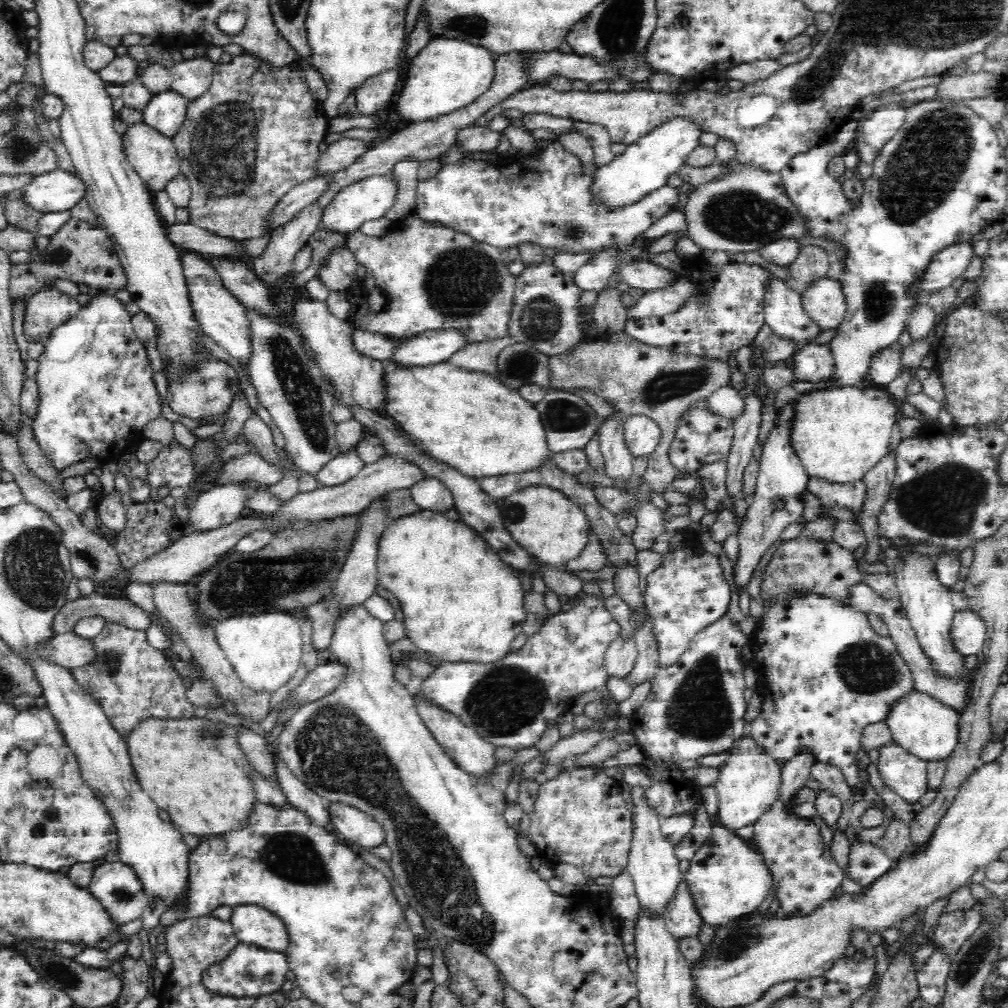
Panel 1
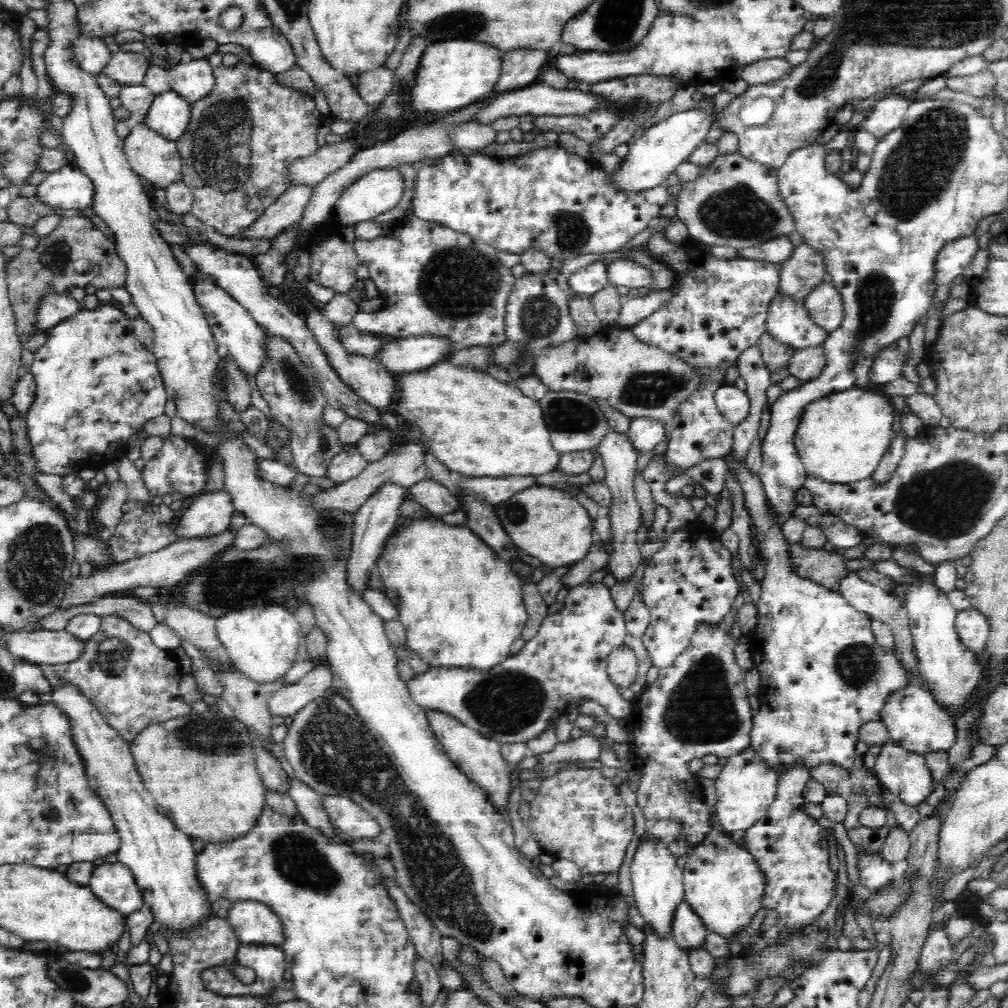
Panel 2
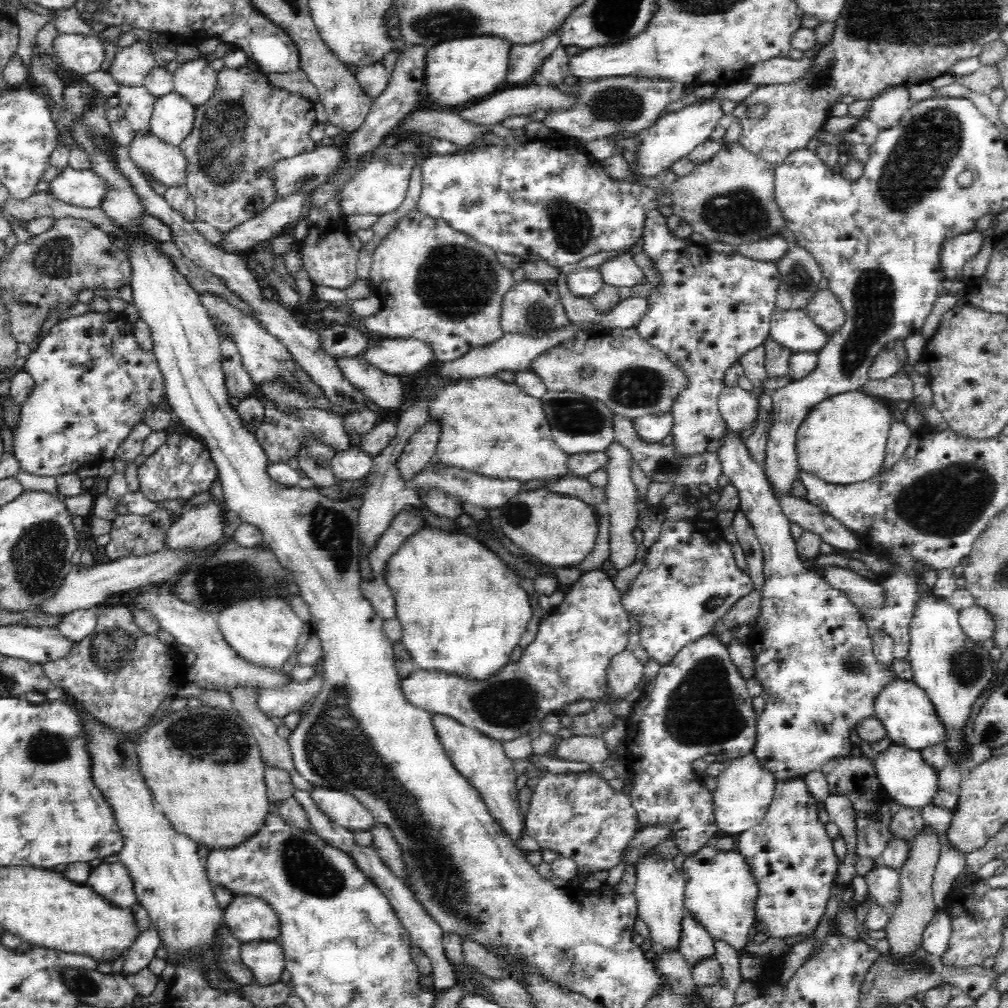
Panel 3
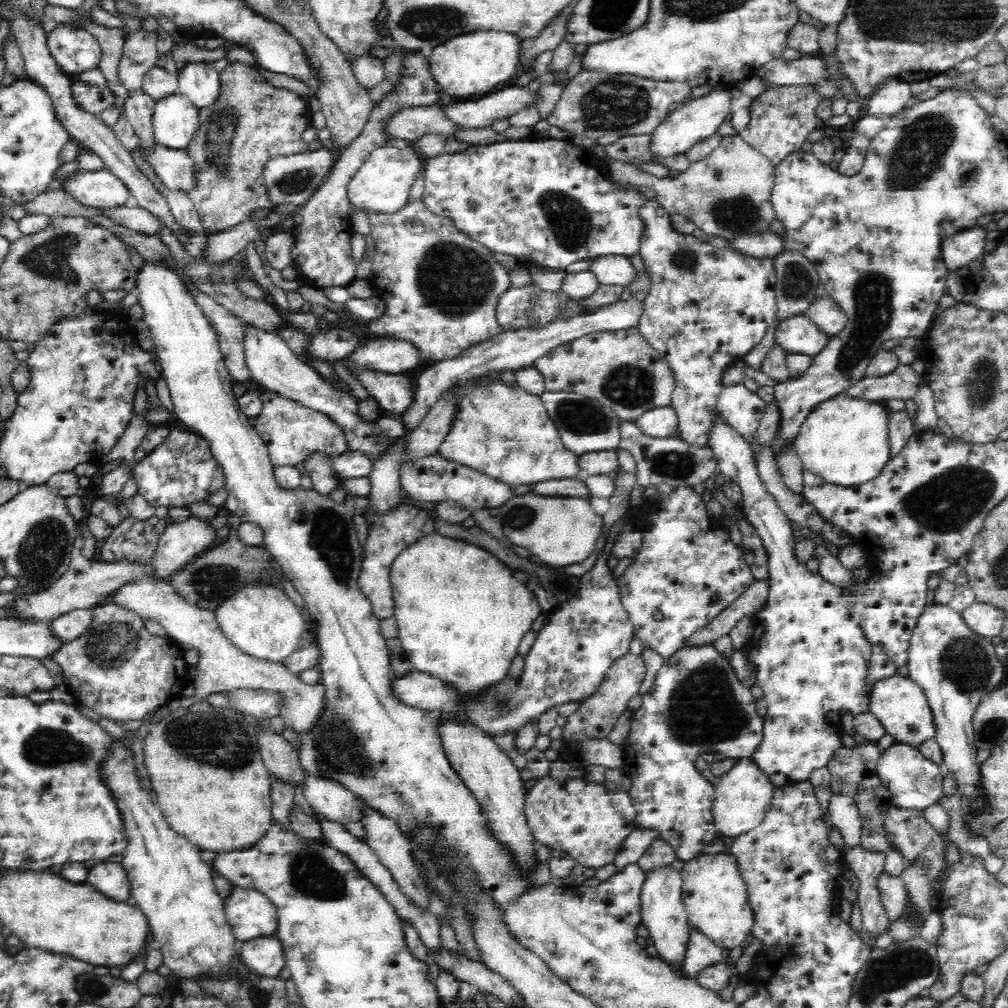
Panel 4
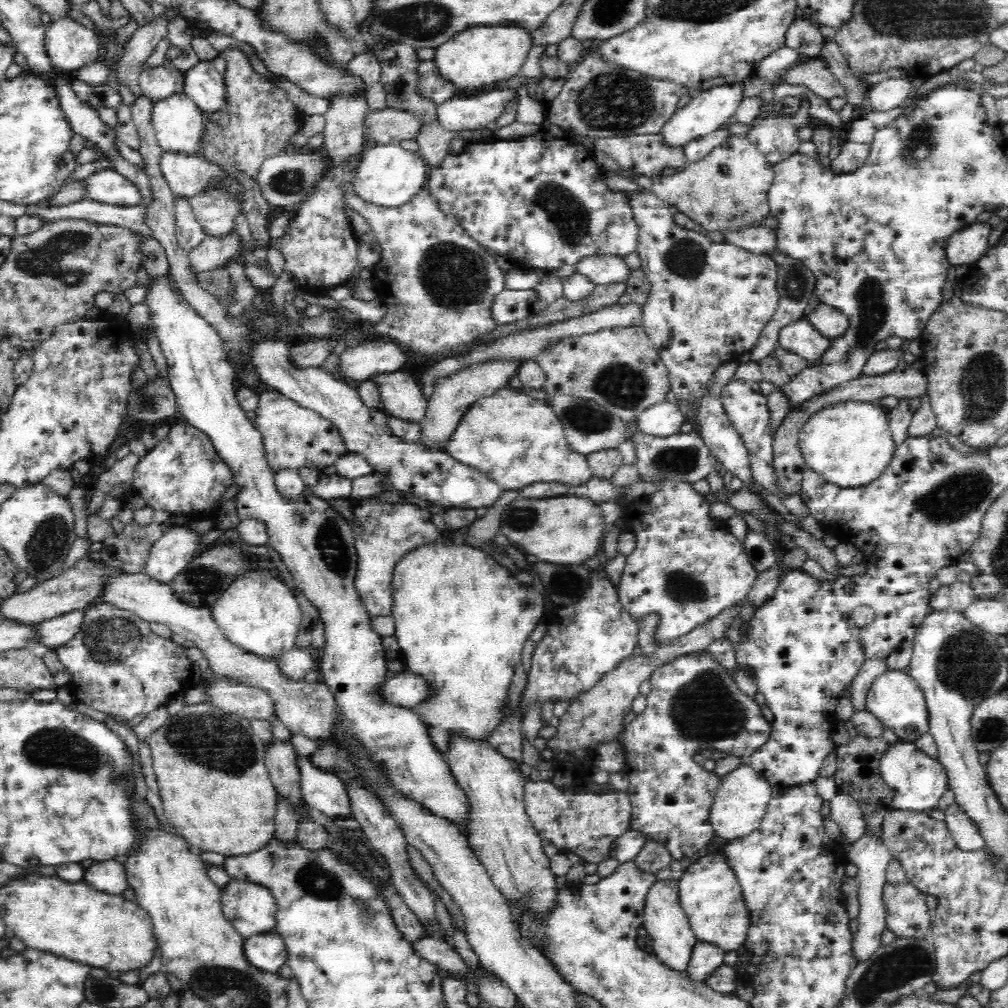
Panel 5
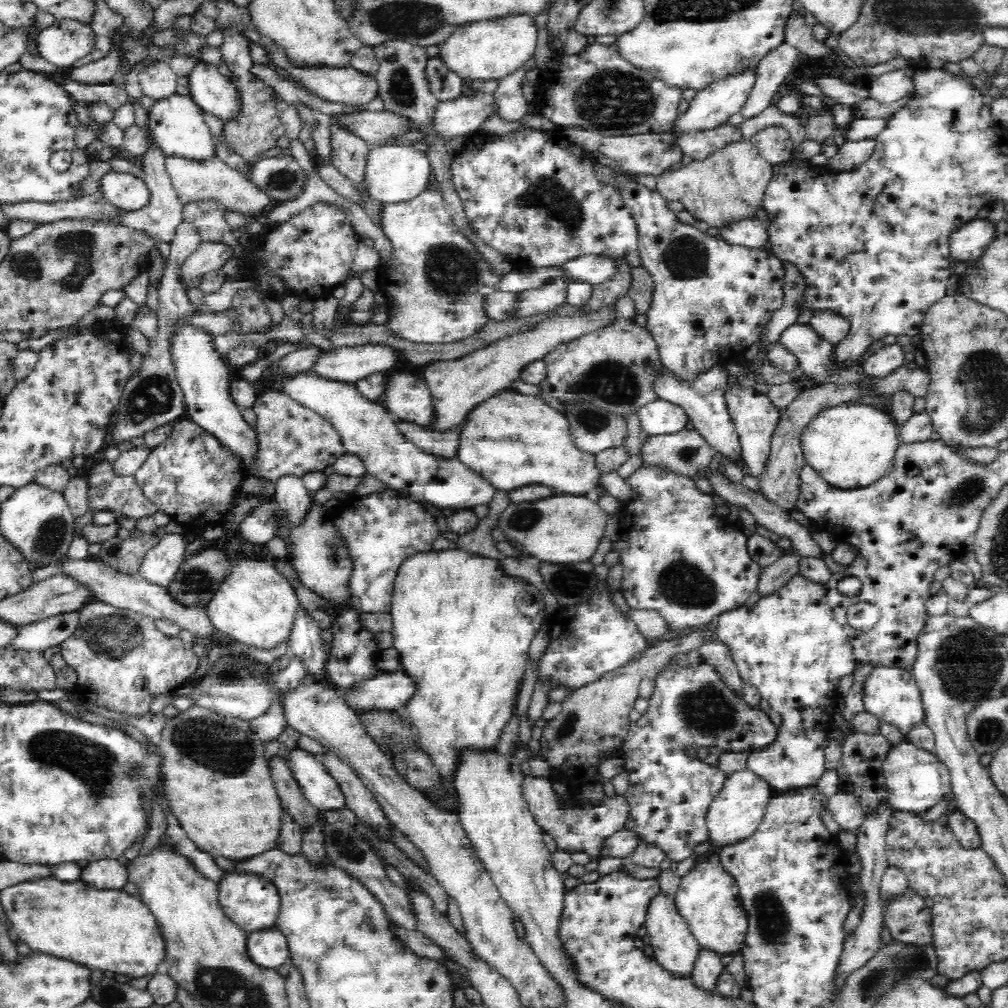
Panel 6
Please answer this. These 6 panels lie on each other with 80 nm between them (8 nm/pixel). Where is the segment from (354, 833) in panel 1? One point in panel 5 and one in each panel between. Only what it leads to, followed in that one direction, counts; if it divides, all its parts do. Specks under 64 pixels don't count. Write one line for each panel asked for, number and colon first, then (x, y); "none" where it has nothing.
2: (347, 816)
3: (339, 806)
4: (328, 797)
5: (321, 789)

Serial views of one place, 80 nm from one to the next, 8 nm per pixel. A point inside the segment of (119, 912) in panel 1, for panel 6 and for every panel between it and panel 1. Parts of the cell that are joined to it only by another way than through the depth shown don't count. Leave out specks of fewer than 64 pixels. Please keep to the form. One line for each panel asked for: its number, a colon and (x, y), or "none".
2: (112, 883)
3: (111, 881)
4: (110, 878)
5: (109, 875)
6: (106, 874)

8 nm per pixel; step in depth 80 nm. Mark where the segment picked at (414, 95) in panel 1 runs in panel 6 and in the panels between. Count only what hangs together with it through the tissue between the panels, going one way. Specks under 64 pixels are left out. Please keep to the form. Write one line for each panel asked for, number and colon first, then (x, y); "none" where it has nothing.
2: (453, 74)
3: (463, 70)
4: (472, 64)
5: (477, 57)
6: (489, 49)

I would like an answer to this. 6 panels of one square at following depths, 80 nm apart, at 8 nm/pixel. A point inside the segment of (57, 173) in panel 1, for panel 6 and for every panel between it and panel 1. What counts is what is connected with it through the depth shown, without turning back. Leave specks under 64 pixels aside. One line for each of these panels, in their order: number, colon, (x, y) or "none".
2: (69, 187)
3: (85, 188)
4: (101, 189)
5: (107, 186)
6: (127, 192)

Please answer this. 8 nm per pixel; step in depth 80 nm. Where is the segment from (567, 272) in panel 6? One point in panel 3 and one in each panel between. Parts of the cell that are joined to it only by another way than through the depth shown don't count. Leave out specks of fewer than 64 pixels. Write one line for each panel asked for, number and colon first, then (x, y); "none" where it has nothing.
3: (620, 271)
4: (608, 270)
5: (599, 269)

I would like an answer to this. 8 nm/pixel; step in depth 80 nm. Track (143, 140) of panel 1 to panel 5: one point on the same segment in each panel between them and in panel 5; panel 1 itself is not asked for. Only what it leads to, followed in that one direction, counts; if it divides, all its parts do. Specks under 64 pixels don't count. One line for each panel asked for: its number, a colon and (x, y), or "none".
2: (155, 160)
3: (167, 164)
4: (178, 171)
5: (188, 177)

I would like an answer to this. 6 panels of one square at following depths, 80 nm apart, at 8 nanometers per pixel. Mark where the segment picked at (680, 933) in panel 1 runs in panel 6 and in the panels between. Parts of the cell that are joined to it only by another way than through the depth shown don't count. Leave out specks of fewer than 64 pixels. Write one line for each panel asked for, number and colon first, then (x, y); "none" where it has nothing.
2: (689, 932)
3: (696, 945)
4: (702, 952)
5: (706, 958)
6: (708, 967)

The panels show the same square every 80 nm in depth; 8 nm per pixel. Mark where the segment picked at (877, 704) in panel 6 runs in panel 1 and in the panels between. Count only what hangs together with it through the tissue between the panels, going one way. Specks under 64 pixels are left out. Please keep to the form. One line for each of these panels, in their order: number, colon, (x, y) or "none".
1: (922, 726)
2: (914, 721)
3: (907, 714)
4: (898, 703)
5: (895, 698)

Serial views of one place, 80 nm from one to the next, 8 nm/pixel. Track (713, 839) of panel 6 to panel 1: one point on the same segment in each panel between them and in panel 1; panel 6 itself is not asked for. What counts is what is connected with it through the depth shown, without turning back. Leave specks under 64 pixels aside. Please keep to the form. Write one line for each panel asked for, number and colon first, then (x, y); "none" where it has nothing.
1: (748, 784)
2: (745, 787)
3: (744, 791)
4: (743, 794)
5: (740, 804)

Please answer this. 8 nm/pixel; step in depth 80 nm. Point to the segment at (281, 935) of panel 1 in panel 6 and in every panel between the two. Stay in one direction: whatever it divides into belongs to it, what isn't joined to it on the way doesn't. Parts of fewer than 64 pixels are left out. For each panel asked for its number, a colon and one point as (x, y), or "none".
2: (253, 922)
3: (249, 918)
4: (251, 914)
5: (251, 907)
6: (251, 901)

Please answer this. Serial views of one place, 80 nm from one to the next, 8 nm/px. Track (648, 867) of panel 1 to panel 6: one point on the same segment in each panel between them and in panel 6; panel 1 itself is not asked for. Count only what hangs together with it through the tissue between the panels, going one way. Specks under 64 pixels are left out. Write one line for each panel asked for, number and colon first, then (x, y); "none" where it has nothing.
2: (658, 887)
3: (660, 887)
4: (663, 913)
5: (673, 939)
6: (675, 949)

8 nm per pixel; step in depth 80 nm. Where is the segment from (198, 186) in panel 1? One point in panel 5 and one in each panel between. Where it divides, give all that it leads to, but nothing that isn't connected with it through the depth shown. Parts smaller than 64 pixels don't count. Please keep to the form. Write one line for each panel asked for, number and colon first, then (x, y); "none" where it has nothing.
2: (240, 139)
3: (248, 125)
4: (252, 121)
5: (258, 121)

